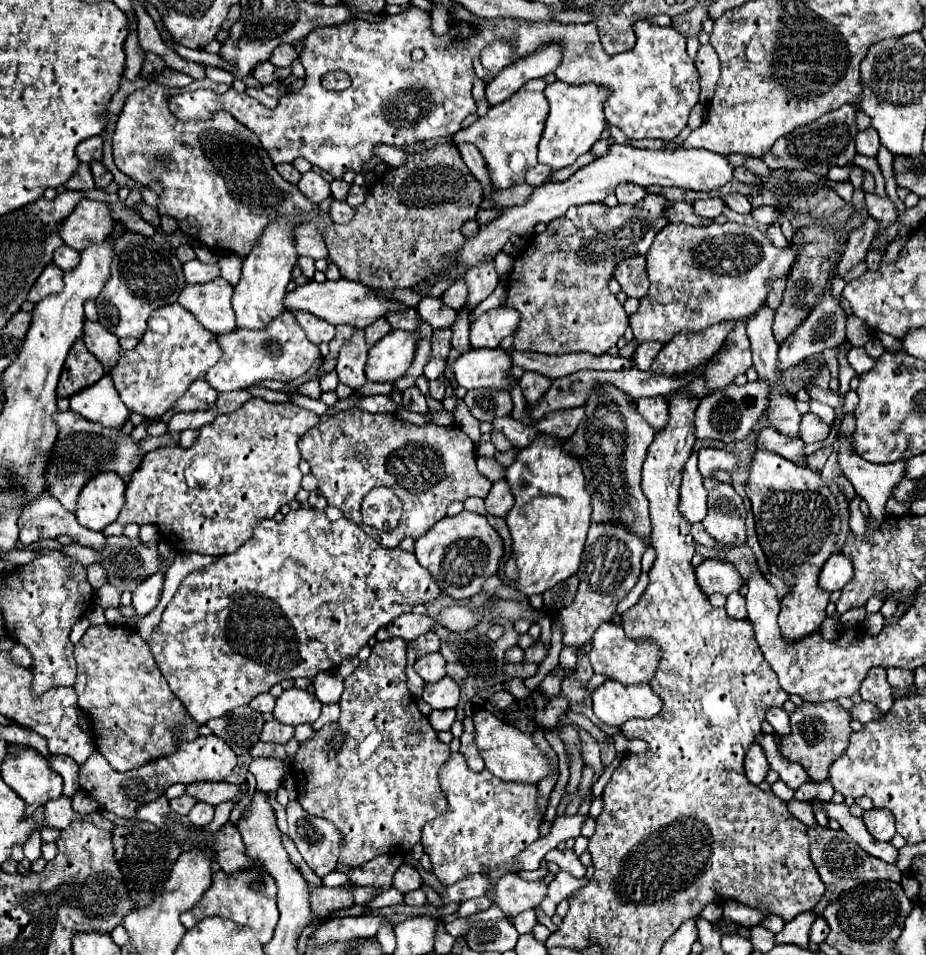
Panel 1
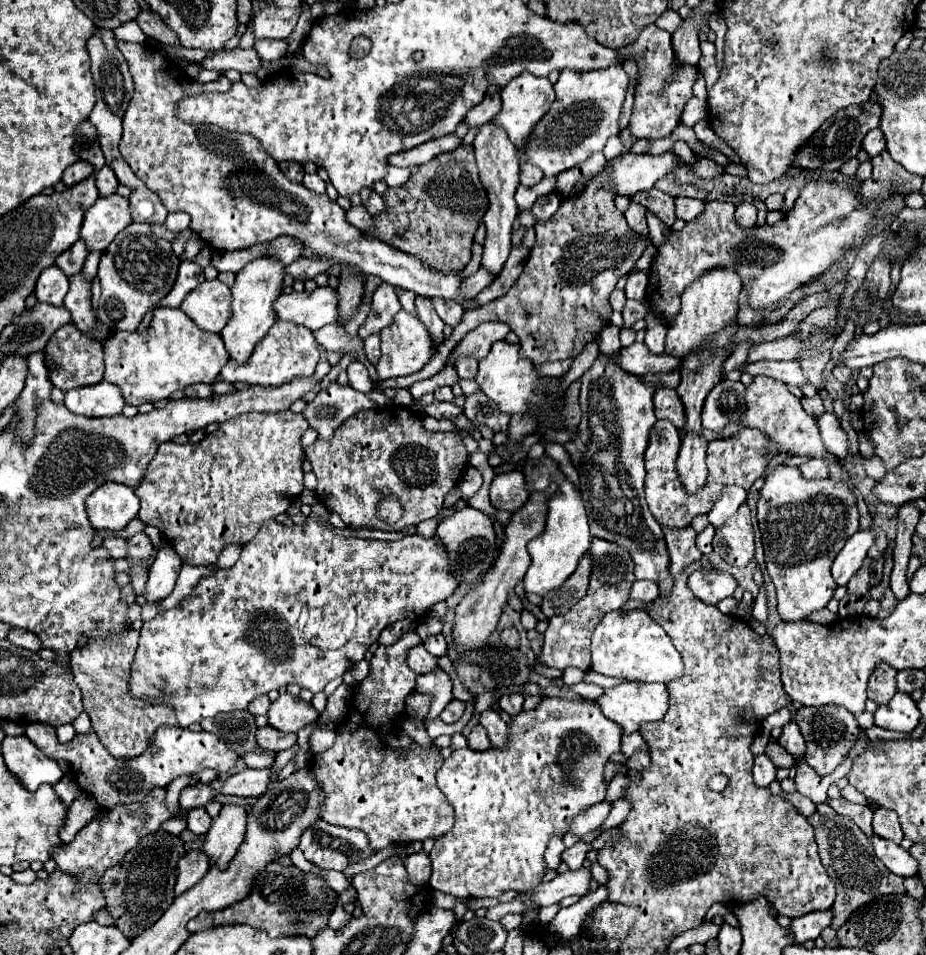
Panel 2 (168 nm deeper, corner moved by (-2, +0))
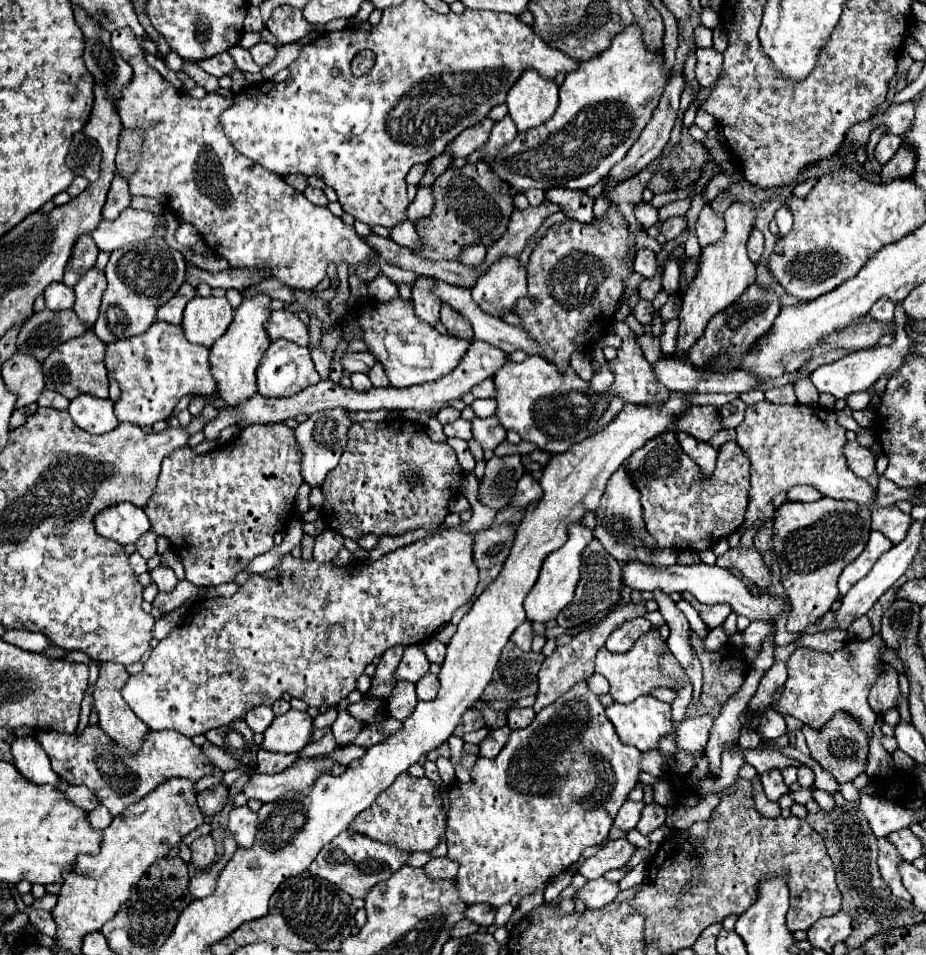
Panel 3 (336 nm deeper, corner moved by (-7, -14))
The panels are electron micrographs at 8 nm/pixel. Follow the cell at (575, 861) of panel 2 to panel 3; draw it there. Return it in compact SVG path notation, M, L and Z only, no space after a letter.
M627 838L609 840L607 844L601 846L601 850L595 856L585 860L585 864L579 868L579 874L583 874L587 880L601 878L609 870L623 868L631 860L635 850L637 848Z

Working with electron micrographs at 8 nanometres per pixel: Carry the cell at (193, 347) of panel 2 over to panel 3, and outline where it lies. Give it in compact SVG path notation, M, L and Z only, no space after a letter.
M155 320L153 326L139 336L107 344L103 362L109 378L117 380L121 390L115 416L119 422L131 422L141 428L167 420L177 402L187 394L211 396L215 392L215 382L209 372L209 348L187 342L179 326L161 320Z

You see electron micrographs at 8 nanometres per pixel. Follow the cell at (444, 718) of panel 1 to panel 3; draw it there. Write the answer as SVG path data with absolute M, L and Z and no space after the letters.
M471 708L471 710L467 710L467 714L463 714L463 722L455 728L455 736L461 738L463 734L473 732L473 730L479 730L479 728L483 728L483 726L485 726L485 718L481 716L479 710Z

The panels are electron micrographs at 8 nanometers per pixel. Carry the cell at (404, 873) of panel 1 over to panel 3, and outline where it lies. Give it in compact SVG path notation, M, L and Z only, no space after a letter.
M447 856L431 858L425 864L425 872L429 878L455 878L457 870L459 870L459 864Z

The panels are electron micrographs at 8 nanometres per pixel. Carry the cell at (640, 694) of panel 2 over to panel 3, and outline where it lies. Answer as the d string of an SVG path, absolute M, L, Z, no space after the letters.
M641 696L631 704L613 704L605 708L619 738L641 752L659 748L659 740L673 732L671 704L653 696Z

